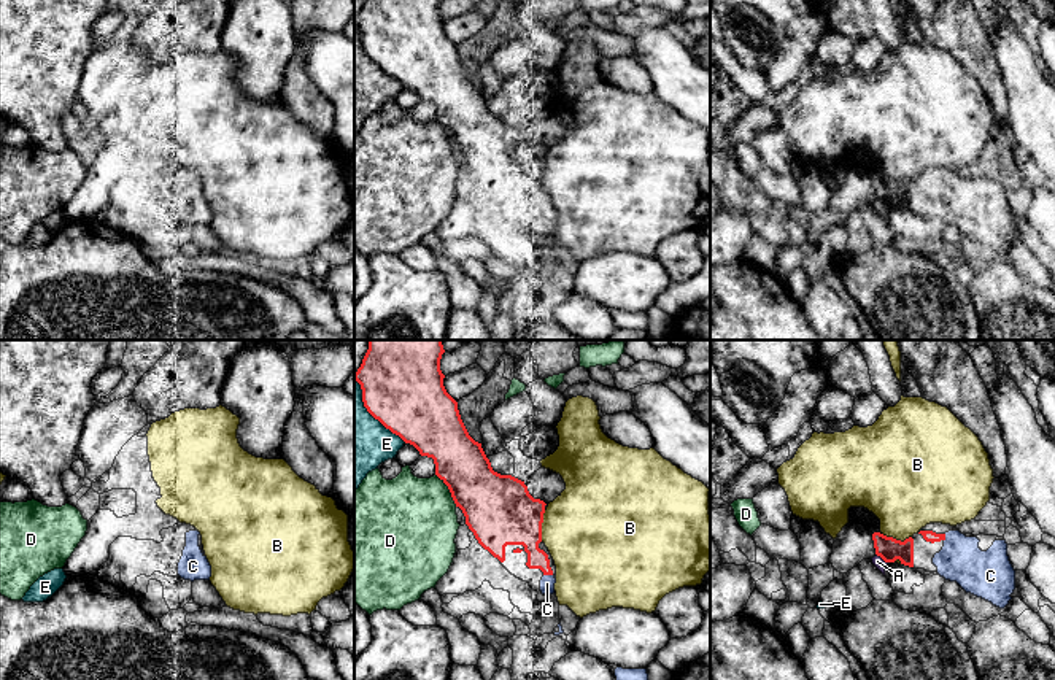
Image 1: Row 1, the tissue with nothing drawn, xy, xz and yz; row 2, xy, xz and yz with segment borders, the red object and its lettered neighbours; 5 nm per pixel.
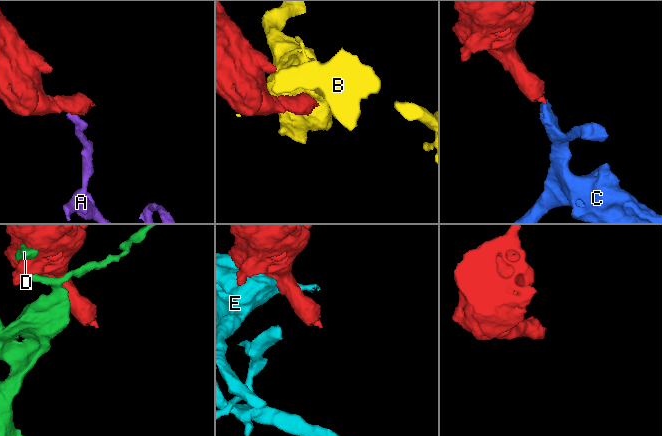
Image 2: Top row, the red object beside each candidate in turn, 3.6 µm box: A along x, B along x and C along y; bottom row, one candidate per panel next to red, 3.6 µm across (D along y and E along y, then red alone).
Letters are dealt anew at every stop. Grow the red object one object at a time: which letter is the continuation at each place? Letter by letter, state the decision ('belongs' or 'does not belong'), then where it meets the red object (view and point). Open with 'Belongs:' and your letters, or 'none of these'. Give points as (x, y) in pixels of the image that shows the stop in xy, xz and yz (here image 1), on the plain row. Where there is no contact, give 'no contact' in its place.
Belongs: C
A: does not belong; contact yz (882, 202)
B: does not belong; contact xz (541, 170)
C: belongs; contact xz (548, 218)
D: does not belong; contact xz (448, 132)
E: does not belong; contact xz (370, 57)

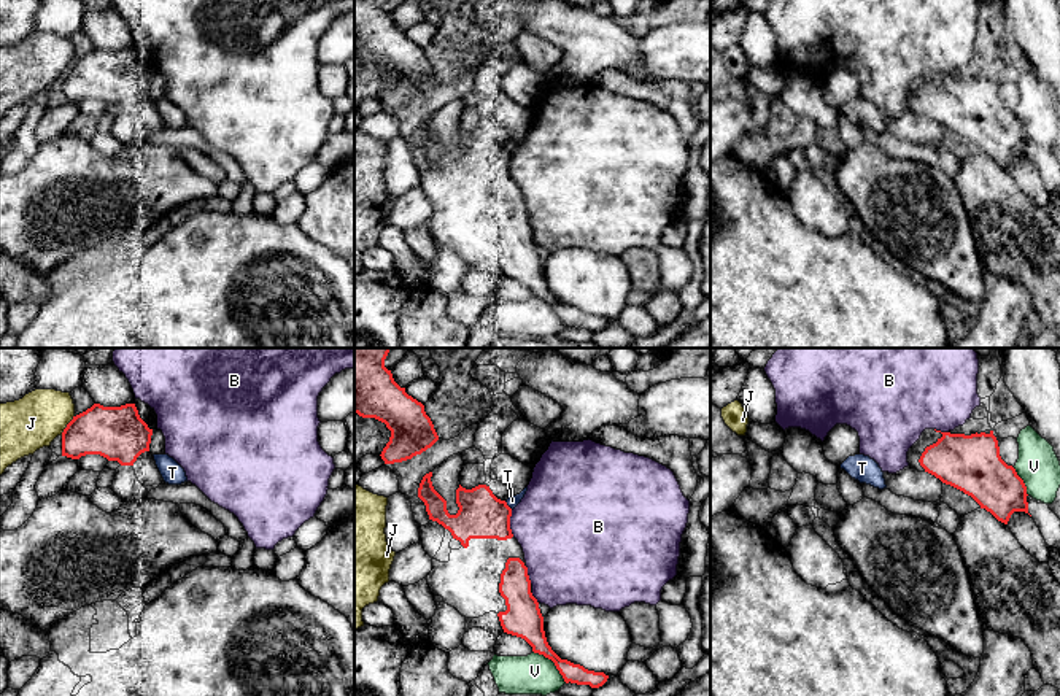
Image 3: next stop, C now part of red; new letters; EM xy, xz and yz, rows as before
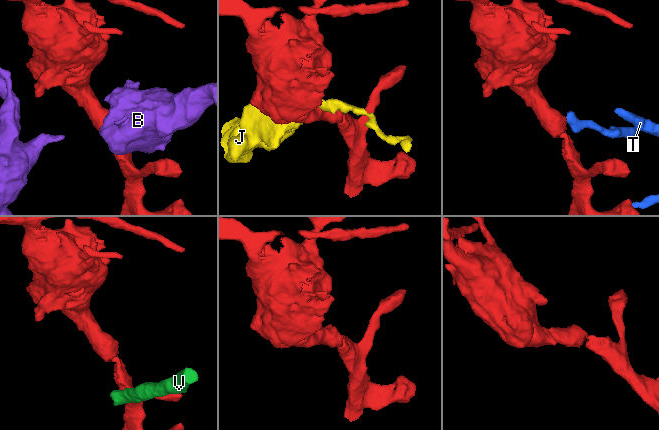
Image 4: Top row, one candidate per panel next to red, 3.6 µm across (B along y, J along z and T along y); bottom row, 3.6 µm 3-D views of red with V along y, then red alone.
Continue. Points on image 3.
Belongs: none of these
B: does not belong; contact xz (509, 167)
J: does not belong; contact xy (67, 69)
T: does not belong; contact xz (507, 150)
V: does not belong; contact xz (553, 305)

